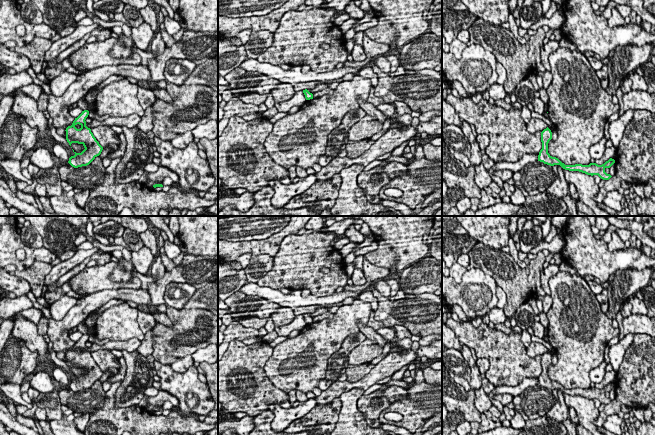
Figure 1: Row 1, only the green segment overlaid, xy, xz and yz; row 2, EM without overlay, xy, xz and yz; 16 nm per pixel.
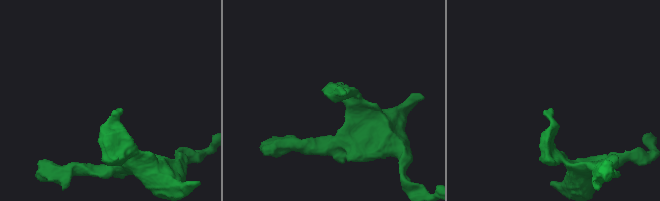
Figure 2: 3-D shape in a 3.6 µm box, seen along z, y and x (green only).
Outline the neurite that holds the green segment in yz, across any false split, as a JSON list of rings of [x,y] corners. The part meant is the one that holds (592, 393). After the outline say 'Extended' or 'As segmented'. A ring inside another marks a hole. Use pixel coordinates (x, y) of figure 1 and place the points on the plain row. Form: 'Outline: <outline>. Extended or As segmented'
Outline: [[[547,351],[541,356],[542,373],[539,376],[538,385],[543,386],[544,388],[550,390],[560,389],[563,393],[569,395],[579,395],[591,400],[598,399],[603,404],[609,404],[612,401],[610,398],[607,398],[605,396],[605,393],[610,392],[615,387],[614,383],[610,382],[602,389],[598,389],[596,387],[590,387],[589,389],[582,389],[582,388],[565,389],[558,382],[552,381],[548,377],[548,367],[551,363],[552,363],[552,356]]]. As segmented

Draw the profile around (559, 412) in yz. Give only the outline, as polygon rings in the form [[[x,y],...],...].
[[[558,389],[558,399],[550,411],[546,413],[546,418],[554,419],[557,422],[564,422],[568,416],[568,406],[564,402],[564,393]]]

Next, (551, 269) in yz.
[[[549,264],[545,269],[541,270],[540,280],[541,287],[545,291],[546,295],[551,295],[549,280],[557,272],[559,272],[559,266],[555,264]]]

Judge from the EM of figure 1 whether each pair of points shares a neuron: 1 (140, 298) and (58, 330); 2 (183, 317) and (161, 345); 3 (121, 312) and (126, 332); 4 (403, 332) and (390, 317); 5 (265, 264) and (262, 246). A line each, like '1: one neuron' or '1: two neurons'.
1: one neuron
2: one neuron
3: one neuron
4: two neurons
5: two neurons

